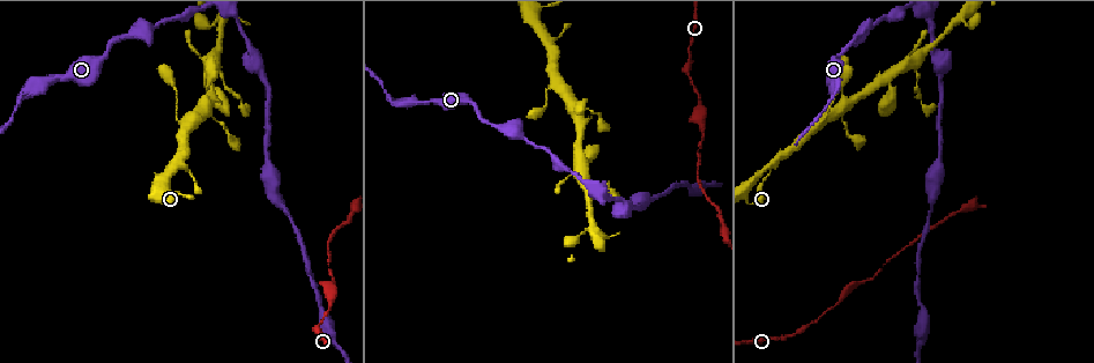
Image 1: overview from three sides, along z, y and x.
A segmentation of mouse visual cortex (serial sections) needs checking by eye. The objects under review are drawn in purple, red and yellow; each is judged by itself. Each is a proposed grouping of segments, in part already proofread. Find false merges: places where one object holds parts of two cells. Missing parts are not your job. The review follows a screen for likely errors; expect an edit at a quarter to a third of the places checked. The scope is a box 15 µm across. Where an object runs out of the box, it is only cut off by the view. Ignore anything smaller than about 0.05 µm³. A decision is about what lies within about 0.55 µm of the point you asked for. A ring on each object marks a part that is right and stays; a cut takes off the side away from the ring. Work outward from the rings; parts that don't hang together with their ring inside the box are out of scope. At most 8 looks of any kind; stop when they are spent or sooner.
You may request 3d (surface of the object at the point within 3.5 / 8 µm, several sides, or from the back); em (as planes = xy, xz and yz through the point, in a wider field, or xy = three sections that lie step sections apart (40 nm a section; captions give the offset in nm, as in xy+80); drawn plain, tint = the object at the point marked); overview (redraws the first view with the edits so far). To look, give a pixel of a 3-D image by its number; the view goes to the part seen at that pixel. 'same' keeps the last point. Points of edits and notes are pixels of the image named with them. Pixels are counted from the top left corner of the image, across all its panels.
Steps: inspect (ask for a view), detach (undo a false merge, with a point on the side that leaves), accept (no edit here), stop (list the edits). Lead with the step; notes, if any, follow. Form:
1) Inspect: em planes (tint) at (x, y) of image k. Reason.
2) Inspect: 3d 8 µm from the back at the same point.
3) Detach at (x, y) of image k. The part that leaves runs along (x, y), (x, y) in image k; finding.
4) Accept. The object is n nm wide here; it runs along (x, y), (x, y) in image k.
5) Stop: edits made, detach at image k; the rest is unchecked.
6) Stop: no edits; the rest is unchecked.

Inspect: 3d 3.5 µm at (816, 128) of image 1. Thick turns thin.

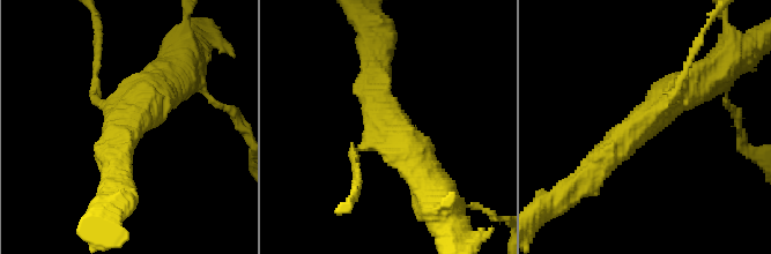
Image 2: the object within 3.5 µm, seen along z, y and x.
Inspect: em xy step 1 (tint) at (392, 127) of image 2. 3 arms meet here; the arms are 100, 400, 500 nm wide; need the tissue.

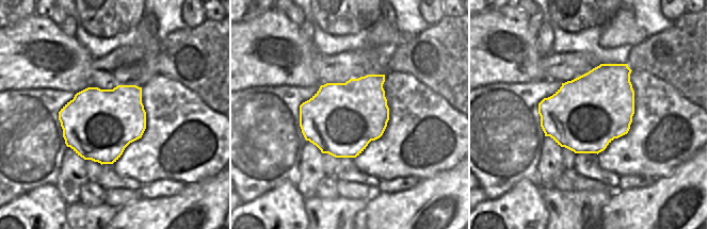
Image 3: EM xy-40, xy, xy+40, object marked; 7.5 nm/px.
Accept. It runs along (593, 171), (667, 97), (699, 82) in image 2; one cell here.

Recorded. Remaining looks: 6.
Inspect: 3d 3.5 µm at (588, 178) of image 1. Branch point.

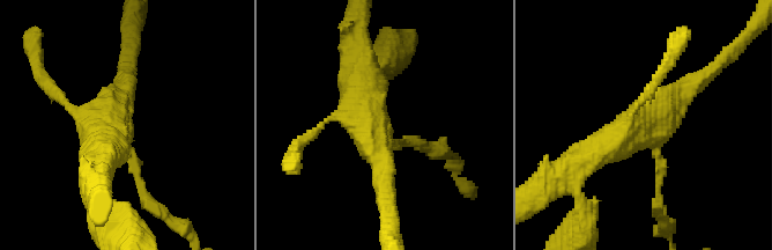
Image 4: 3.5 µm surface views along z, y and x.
Inspect: em planes (tint) at (651, 139) of image 4. Shape alone is not enough.

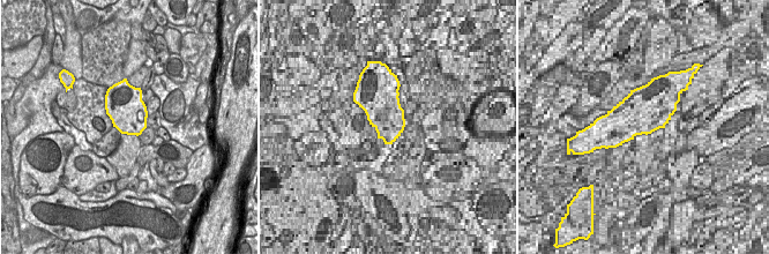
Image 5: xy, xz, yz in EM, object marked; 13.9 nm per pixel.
Accept. It runs along (577, 164), (657, 115), (698, 79) in image 4; all the same cell.

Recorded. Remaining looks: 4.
Inspect: 3d 8 µm at (391, 101) of image 1.

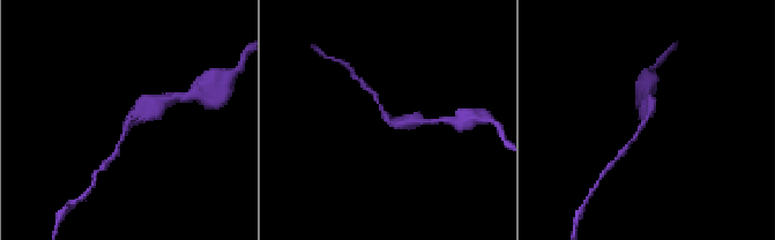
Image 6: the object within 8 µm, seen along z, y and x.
Inspect: 3d 3.5 µm at (132, 118) of image 6. Closer look.

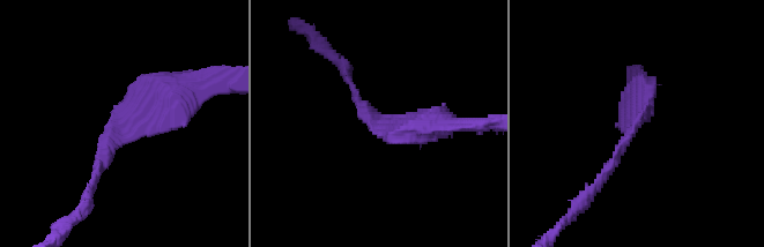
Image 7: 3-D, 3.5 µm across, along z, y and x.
Inspect: em xy step 5 (tint) at (379, 120) of image 7.

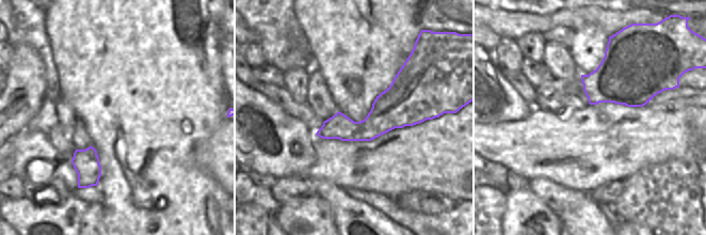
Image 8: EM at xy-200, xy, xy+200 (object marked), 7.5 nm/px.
Accept. It runs along (183, 95), (130, 115), (90, 187) in image 7; continuous, no second cell.

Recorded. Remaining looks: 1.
Stop: no edits; the rest is unchecked.

